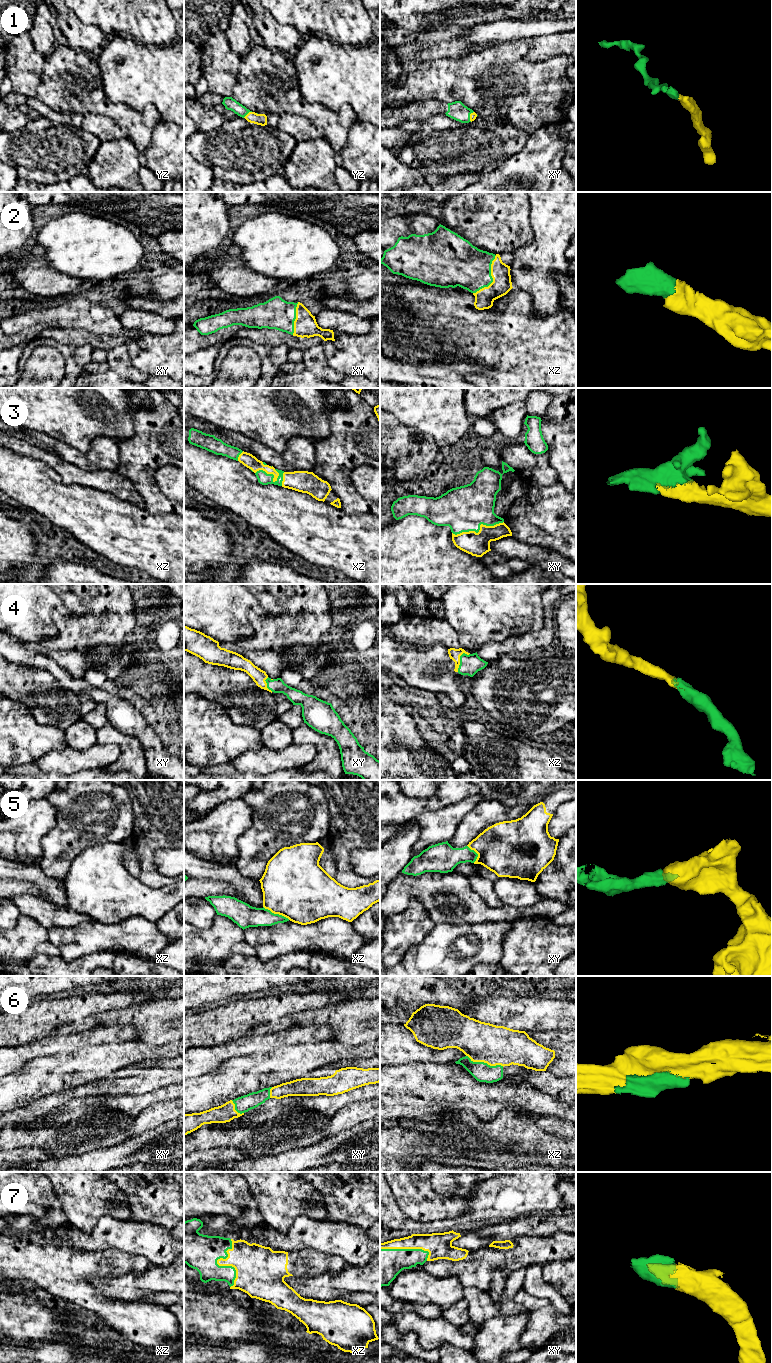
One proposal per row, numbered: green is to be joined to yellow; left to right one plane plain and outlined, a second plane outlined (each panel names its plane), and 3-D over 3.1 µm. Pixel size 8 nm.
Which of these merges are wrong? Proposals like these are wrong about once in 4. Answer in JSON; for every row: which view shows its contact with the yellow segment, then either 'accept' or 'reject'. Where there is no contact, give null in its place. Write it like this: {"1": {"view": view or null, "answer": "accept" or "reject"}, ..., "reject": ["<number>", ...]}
{"1": {"view": "yz", "answer": "accept"}, "2": {"view": "xz", "answer": "accept"}, "3": {"view": "xy", "answer": "accept"}, "4": {"view": "xz", "answer": "accept"}, "5": {"view": "xz", "answer": "reject"}, "6": {"view": "xz", "answer": "accept"}, "7": {"view": "xz", "answer": "accept"}, "reject": ["5"]}

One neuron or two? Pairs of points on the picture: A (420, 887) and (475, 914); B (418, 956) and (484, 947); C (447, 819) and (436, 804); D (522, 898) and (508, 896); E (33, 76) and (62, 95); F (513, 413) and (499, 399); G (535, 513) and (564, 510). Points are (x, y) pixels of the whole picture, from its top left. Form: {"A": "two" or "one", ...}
{"A": "one", "B": "one", "C": "two", "D": "one", "E": "two", "F": "two", "G": "one"}

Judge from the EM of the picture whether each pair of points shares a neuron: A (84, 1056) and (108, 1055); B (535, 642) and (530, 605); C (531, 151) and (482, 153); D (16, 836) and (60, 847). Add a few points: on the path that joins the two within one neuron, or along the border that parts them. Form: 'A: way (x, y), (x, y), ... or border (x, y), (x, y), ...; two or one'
A: way (90, 1056), (102, 1056); one
B: border (544, 610), (545, 624), (539, 630), (510, 637); two
C: border (529, 134), (526, 143), (518, 151), (497, 165); two
D: border (55, 824), (41, 839), (42, 855), (39, 858); two

